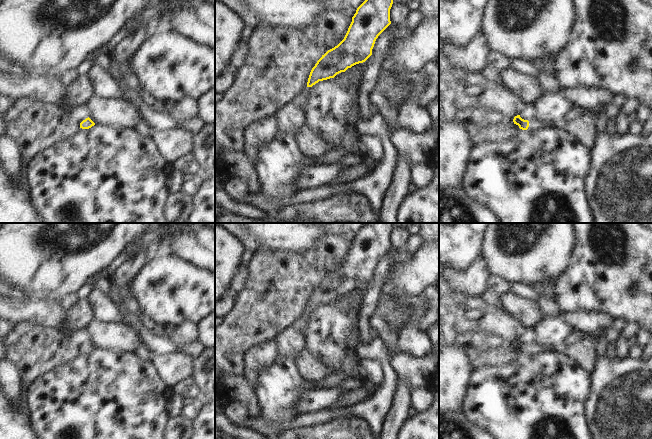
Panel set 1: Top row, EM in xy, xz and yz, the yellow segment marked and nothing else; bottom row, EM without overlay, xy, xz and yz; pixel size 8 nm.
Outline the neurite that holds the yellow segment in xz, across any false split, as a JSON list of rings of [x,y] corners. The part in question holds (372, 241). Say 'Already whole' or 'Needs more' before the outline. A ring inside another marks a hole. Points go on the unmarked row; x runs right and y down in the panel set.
Already whole. [[[366,223],[352,241],[344,263],[322,279],[312,292],[307,311],[365,286],[372,279],[378,260],[391,248],[392,228],[393,223]]]

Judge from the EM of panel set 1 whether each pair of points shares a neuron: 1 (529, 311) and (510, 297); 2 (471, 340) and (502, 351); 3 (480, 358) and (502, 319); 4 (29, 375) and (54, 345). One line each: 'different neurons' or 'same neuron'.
1: same neuron
2: same neuron
3: different neurons
4: same neuron

